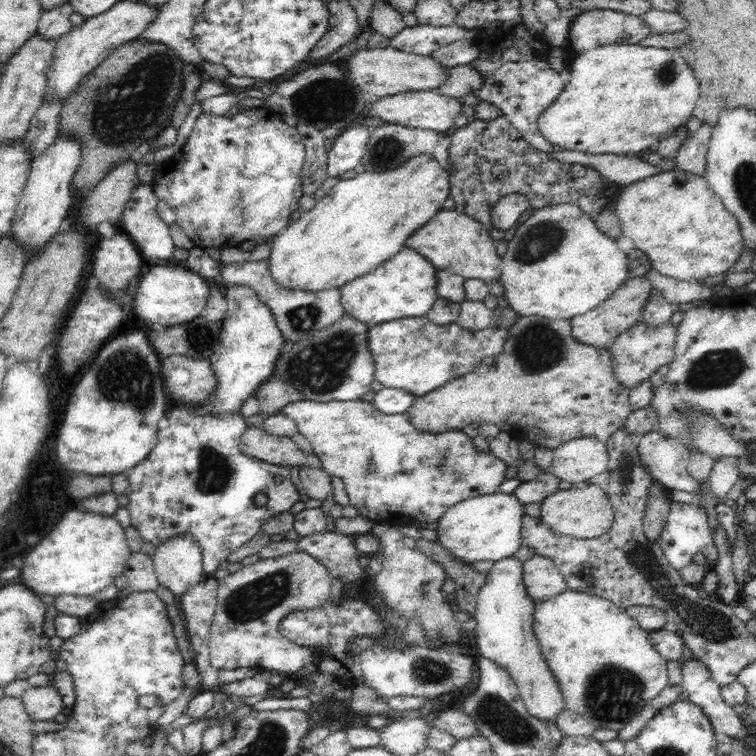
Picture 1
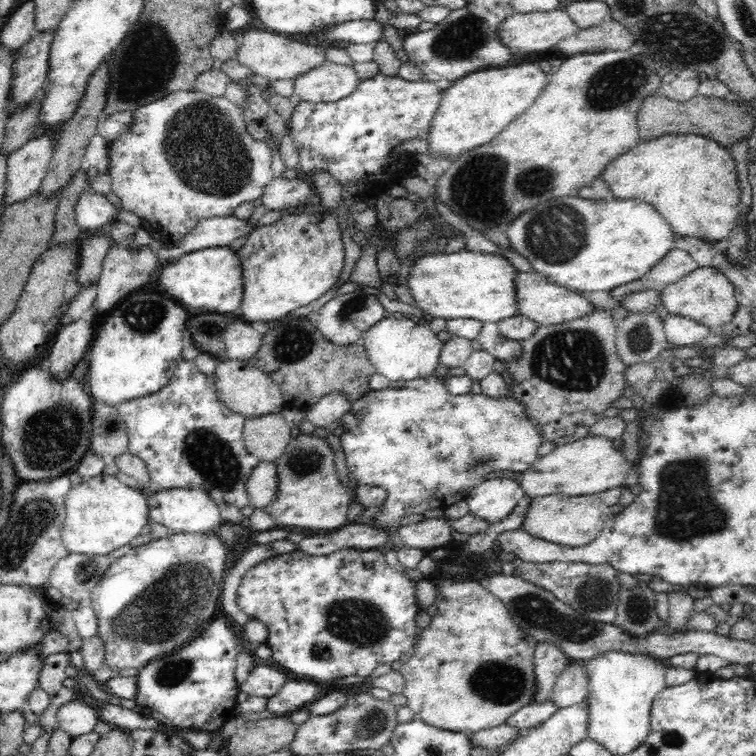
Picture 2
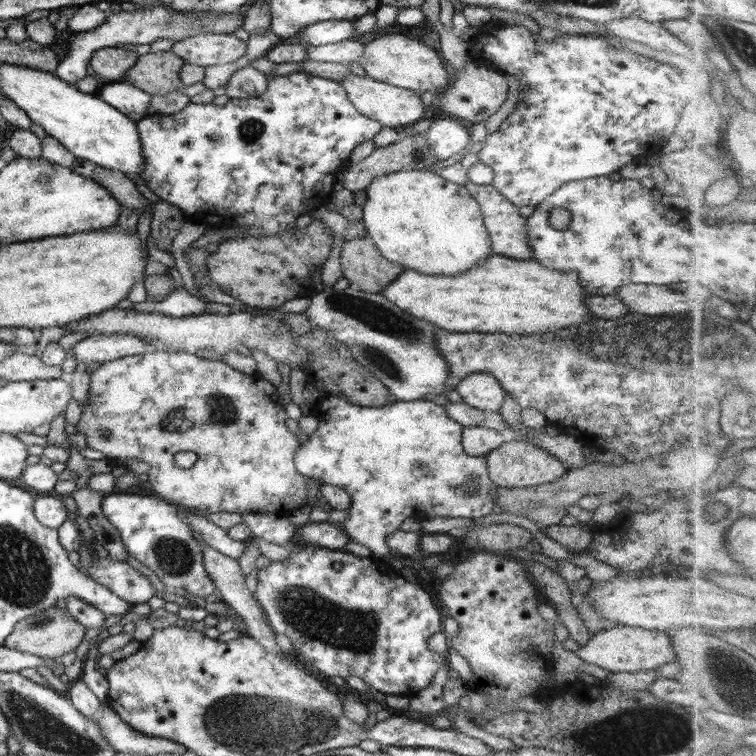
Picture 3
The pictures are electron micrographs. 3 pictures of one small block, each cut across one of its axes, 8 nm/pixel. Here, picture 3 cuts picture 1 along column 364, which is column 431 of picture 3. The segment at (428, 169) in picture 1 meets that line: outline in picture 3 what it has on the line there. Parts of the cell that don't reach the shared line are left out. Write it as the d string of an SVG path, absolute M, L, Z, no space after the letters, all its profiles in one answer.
M414 169L378 175L364 191L367 199L361 206L361 220L367 236L390 262L405 269L417 270L426 276L458 276L494 255L479 202L464 185L450 182L438 172Z

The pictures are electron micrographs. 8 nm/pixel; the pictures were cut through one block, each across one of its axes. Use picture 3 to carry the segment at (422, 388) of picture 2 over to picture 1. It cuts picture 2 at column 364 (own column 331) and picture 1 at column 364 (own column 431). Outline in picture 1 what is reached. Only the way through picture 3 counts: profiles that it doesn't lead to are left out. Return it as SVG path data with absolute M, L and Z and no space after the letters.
M300 400L293 402L292 404L286 404L285 408L279 413L288 416L294 420L297 425L298 432L308 439L311 444L313 453L320 459L320 467L324 469L331 476L338 476L344 482L344 486L349 497L349 504L356 506L360 515L364 518L369 518L374 523L386 523L389 525L399 526L404 524L413 524L420 529L424 528L424 524L428 522L438 522L442 518L442 514L452 508L454 504L458 504L467 498L474 498L475 496L487 495L490 493L498 493L500 484L506 480L506 468L509 466L496 457L494 453L482 453L478 451L477 447L474 447L472 440L461 430L450 430L441 433L428 433L421 430L417 430L410 421L410 418L406 413L396 415L386 415L379 412L373 402L367 402L360 400L351 400L348 402L342 402L333 400L330 402L318 402L313 400Z

